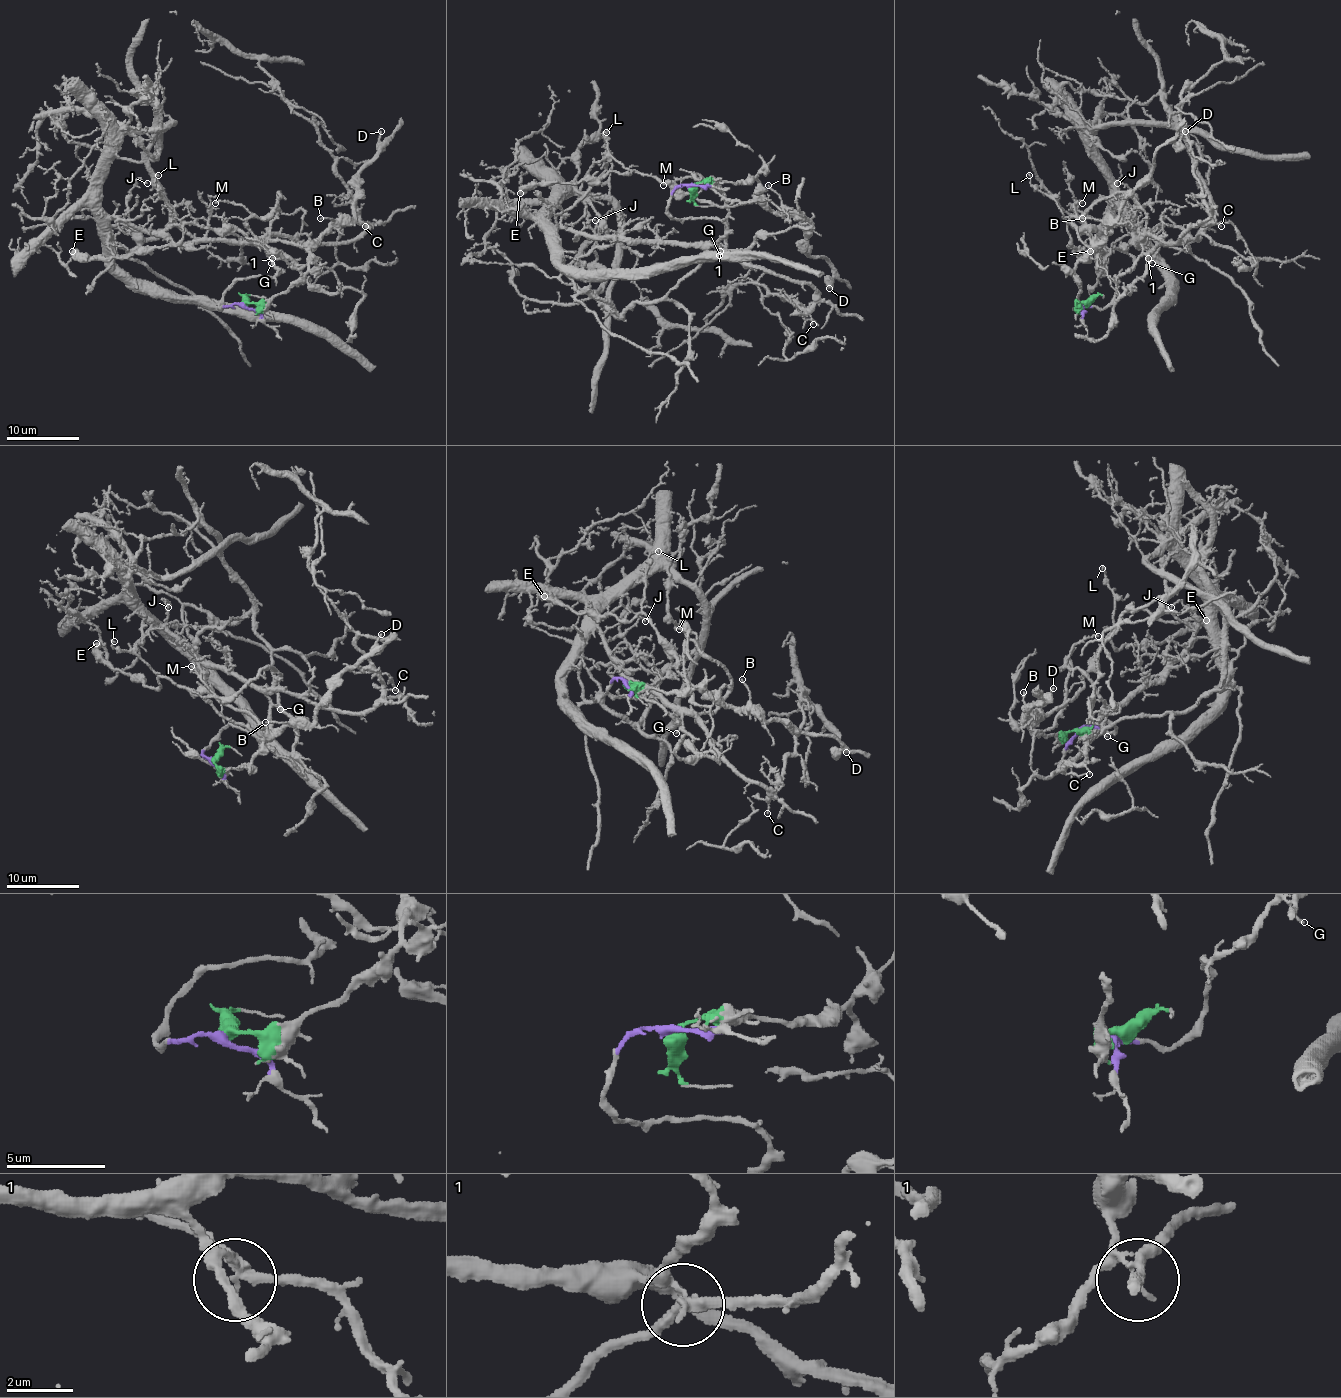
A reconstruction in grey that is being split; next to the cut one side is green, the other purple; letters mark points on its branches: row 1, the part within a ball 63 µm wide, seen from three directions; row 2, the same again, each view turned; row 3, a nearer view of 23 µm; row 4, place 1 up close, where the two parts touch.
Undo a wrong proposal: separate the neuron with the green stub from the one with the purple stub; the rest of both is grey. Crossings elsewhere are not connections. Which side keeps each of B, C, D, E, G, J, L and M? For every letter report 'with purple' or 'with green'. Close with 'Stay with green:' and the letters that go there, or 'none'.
B: with green
C: with purple
D: with green
E: with green
G: with purple
J: with purple
L: with green
M: with purple
Stay with green: B, D, E, L

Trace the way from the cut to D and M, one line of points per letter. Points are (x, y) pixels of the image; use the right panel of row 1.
D: (1083, 303), (1078, 303), (1080, 279), (1074, 270), (1109, 232), (1119, 203), (1152, 169), (1154, 154), (1185, 131)
M: (1083, 303), (1110, 301), (1147, 221), (1129, 194), (1114, 192), (1081, 216), (1074, 205), (1081, 203)

